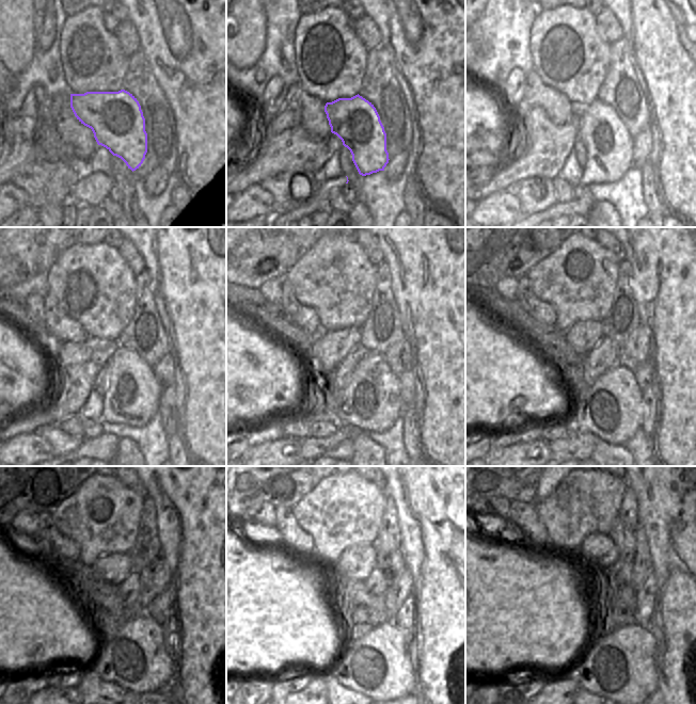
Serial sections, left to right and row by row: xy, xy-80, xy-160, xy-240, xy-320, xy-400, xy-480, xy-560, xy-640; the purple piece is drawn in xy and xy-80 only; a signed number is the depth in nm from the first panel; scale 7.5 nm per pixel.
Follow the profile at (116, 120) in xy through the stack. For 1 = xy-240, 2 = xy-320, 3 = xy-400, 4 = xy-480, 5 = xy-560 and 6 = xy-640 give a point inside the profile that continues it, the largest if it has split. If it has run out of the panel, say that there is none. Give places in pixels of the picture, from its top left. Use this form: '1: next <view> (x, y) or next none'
1: next xy-240 (132, 395)
2: next xy-320 (370, 401)
3: next xy-400 (612, 409)
4: next xy-480 (135, 658)
5: next xy-560 (378, 666)
6: next xy-640 (620, 666)

